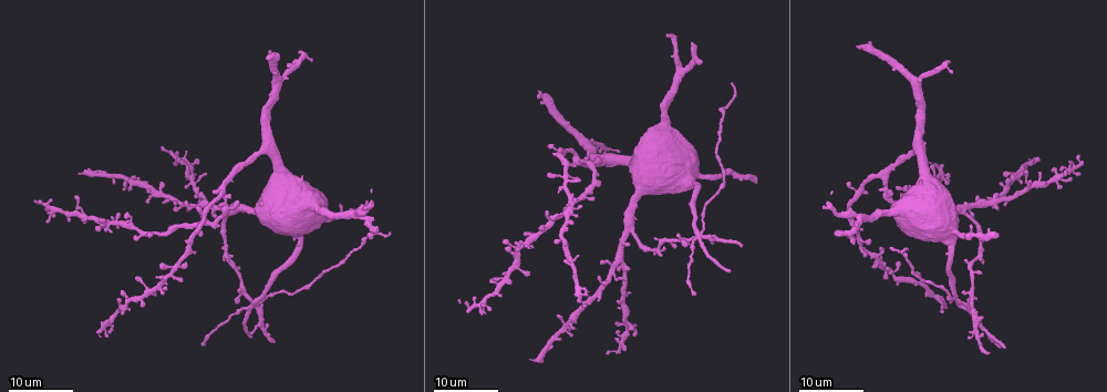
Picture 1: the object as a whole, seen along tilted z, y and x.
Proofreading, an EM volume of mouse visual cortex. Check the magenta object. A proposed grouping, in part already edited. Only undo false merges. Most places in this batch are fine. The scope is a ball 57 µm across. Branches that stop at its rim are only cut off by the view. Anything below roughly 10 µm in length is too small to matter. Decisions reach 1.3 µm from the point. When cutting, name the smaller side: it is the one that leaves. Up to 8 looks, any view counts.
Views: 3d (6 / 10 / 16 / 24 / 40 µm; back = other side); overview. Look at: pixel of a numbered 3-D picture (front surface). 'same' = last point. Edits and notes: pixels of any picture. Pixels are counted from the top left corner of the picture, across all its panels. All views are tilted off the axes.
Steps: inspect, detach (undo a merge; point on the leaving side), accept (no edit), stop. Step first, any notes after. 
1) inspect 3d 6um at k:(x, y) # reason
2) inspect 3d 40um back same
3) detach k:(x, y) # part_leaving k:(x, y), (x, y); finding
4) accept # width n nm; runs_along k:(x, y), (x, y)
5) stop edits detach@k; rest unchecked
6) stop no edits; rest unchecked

inspect 3d 24um at 1:(966, 213)

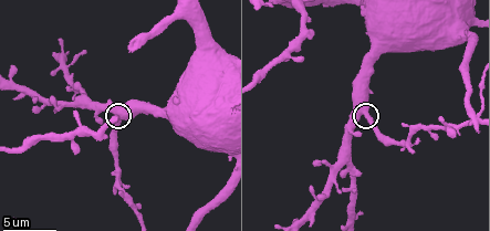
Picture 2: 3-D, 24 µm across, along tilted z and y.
inspect 3d 6um at 2:(364, 113)

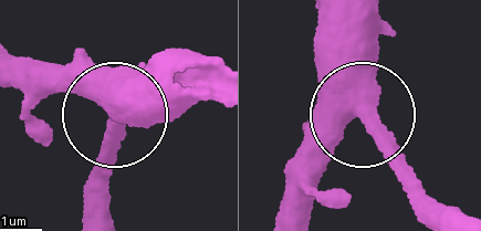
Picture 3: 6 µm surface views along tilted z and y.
accept # runs_along 3:(378, 14), (365, 105), (293, 174); all the same neuron

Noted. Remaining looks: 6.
inspect 3d 6um at 2:(176, 8)

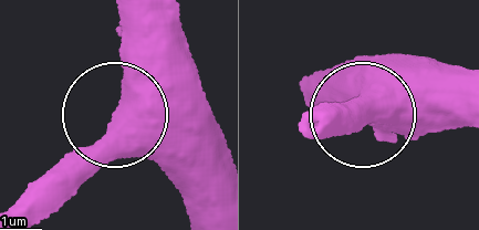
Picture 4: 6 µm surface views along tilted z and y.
accept # continuous, no second neuron

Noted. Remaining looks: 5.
inspect 3d 16um at 1:(560, 240) # three-way junction

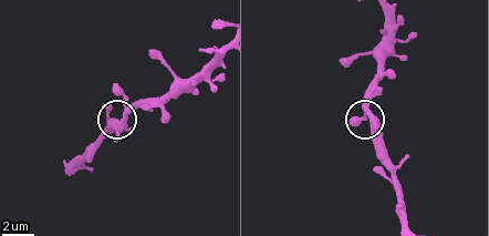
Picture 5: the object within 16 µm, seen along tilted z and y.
inspect 3d 6um at 5:(123, 120)

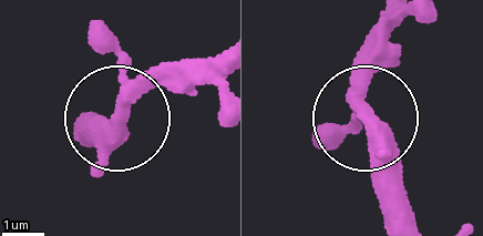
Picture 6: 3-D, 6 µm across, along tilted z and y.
inspect 3d 6um back at 6:(119, 115) # from behind

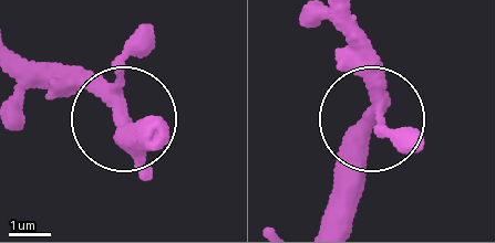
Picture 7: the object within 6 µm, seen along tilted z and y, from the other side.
accept # runs_along 7:(351, 19), (371, 104), (350, 222); all the same neuron

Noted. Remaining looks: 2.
stop no edits; rest unchecked

